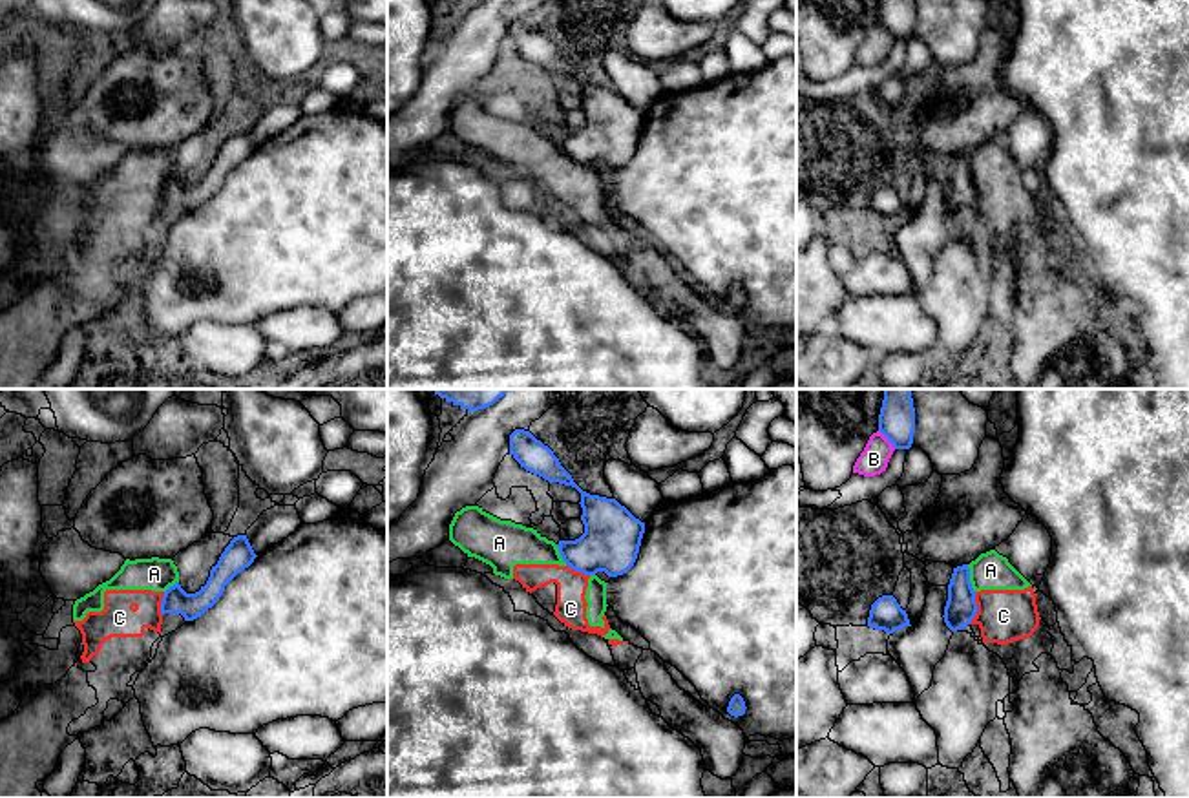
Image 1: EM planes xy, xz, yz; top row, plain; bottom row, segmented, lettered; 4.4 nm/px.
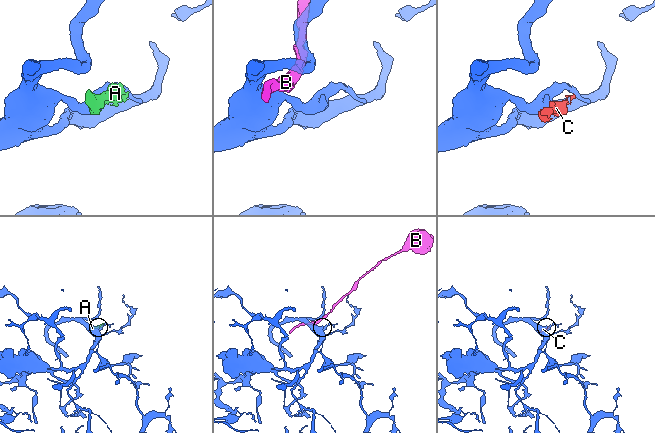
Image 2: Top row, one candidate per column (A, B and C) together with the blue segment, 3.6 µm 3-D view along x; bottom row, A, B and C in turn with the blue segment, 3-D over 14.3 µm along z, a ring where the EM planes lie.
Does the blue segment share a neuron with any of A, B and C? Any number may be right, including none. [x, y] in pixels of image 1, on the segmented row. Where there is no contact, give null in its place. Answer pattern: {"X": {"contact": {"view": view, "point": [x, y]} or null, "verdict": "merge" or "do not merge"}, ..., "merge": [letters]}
{"A": {"contact": {"view": "yz", "point": [968, 579]}, "verdict": "do not merge"}, "B": {"contact": {"view": "yz", "point": [886, 437]}, "verdict": "do not merge"}, "C": {"contact": {"view": "yz", "point": [976, 608]}, "verdict": "do not merge"}, "merge": []}

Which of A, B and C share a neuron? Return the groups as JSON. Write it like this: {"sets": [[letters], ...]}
{"sets": [["A", "C"], ["B"]]}

